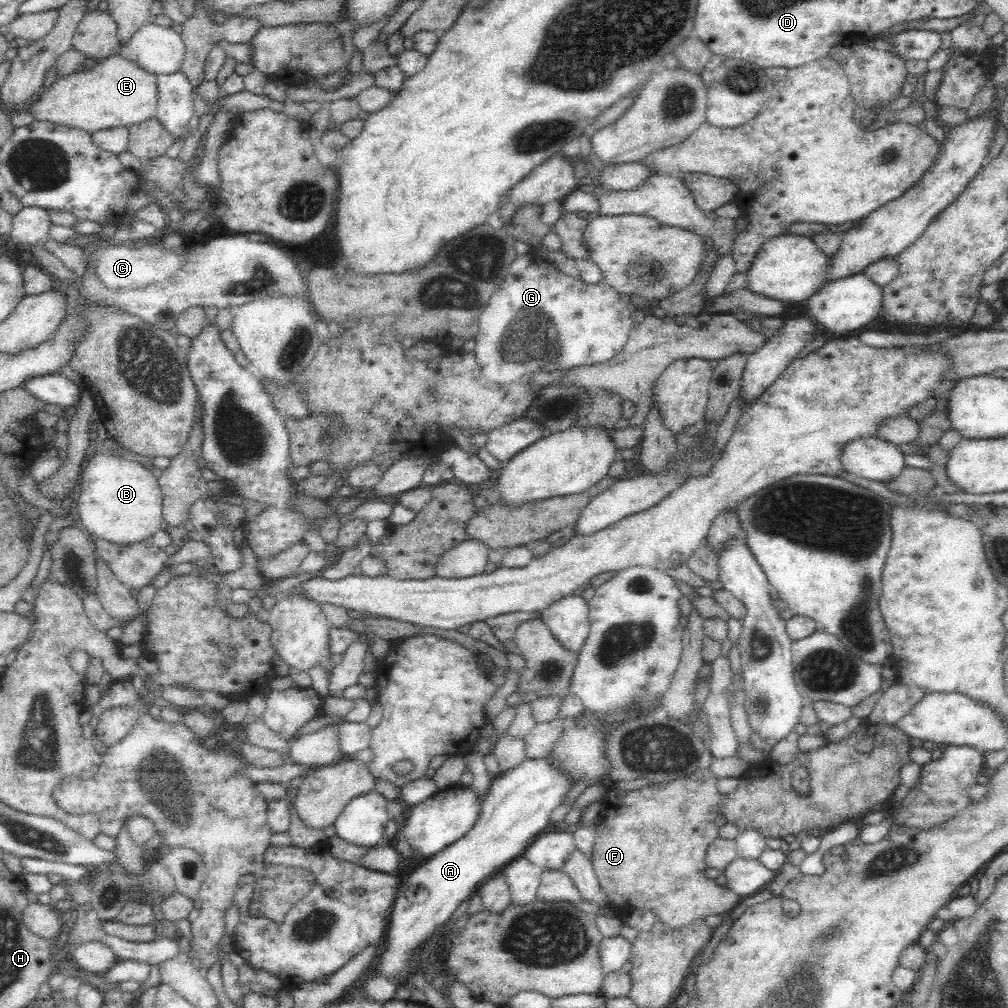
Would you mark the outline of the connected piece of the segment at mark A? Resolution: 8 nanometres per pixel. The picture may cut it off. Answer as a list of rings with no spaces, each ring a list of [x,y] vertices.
[[[548,757],[524,760],[520,766],[493,778],[483,798],[478,820],[462,838],[431,856],[409,873],[399,886],[385,932],[386,948],[380,954],[377,974],[400,978],[408,974],[410,956],[422,942],[437,937],[442,926],[463,901],[470,899],[480,884],[502,870],[513,859],[523,856],[532,841],[549,828],[552,810],[560,806],[570,792],[568,775],[560,773]]]

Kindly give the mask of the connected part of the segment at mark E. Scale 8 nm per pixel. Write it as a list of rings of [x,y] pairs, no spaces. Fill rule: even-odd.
[[[125,54],[108,56],[97,61],[91,69],[83,69],[68,76],[57,76],[50,87],[25,107],[34,118],[84,130],[90,134],[98,130],[134,126],[157,113],[158,89],[156,75],[140,68]]]

